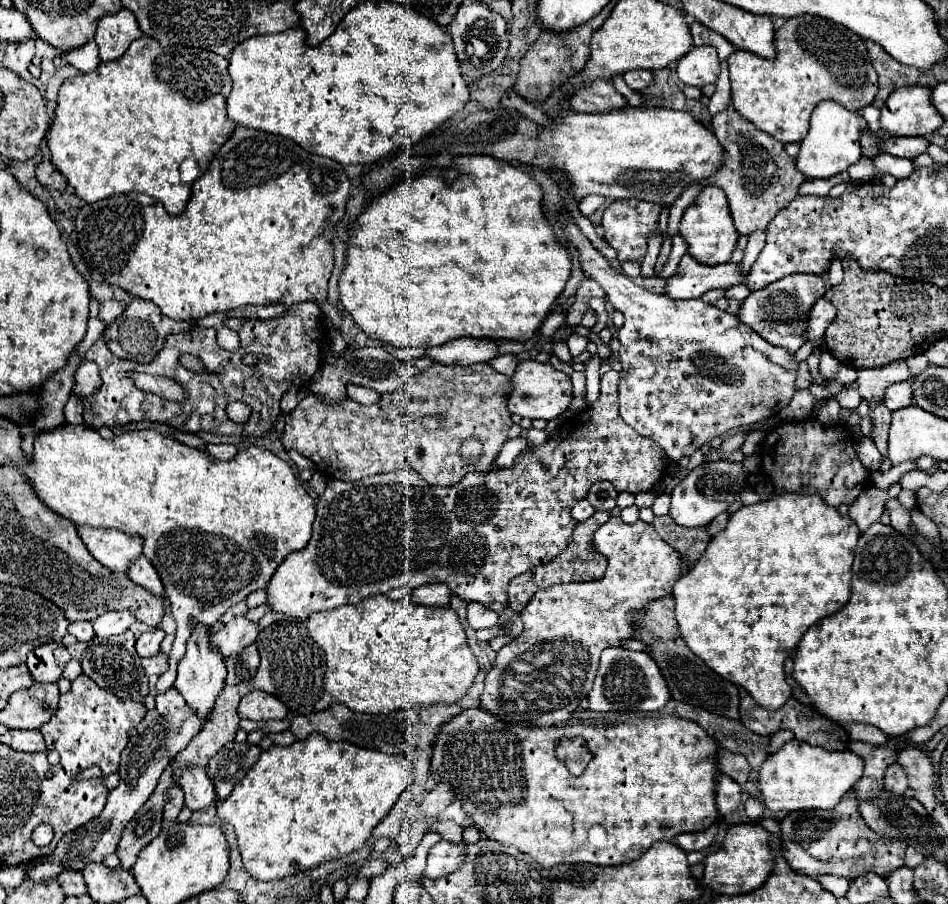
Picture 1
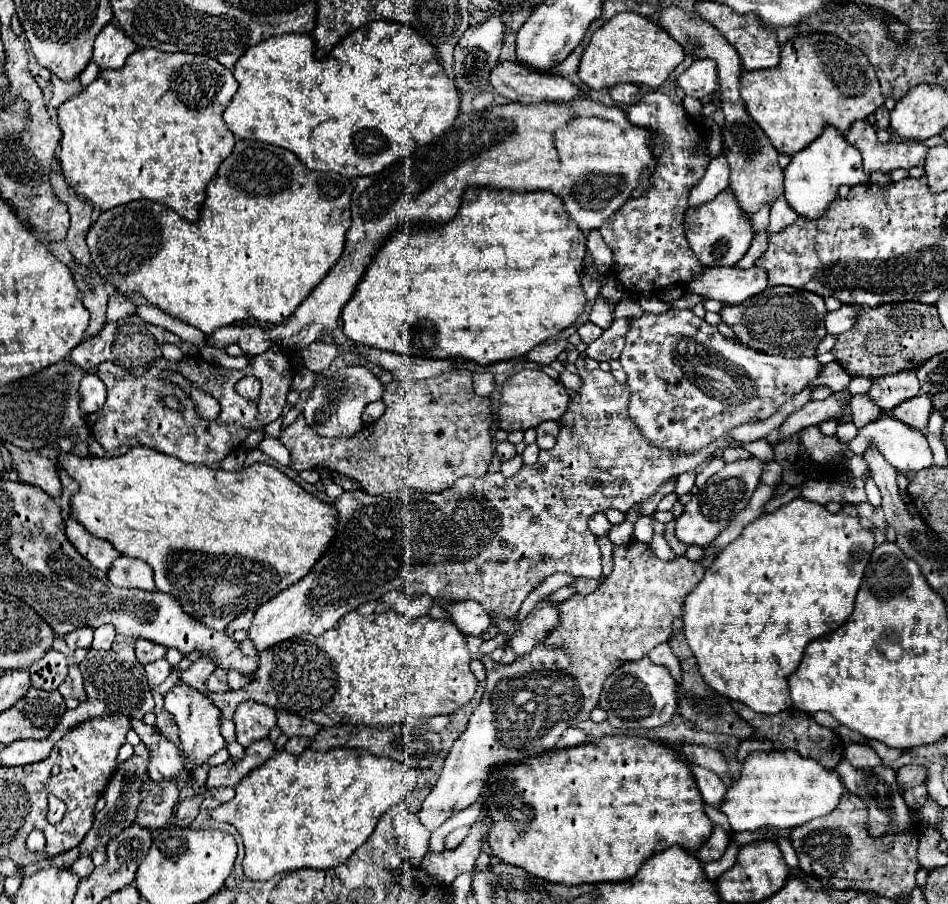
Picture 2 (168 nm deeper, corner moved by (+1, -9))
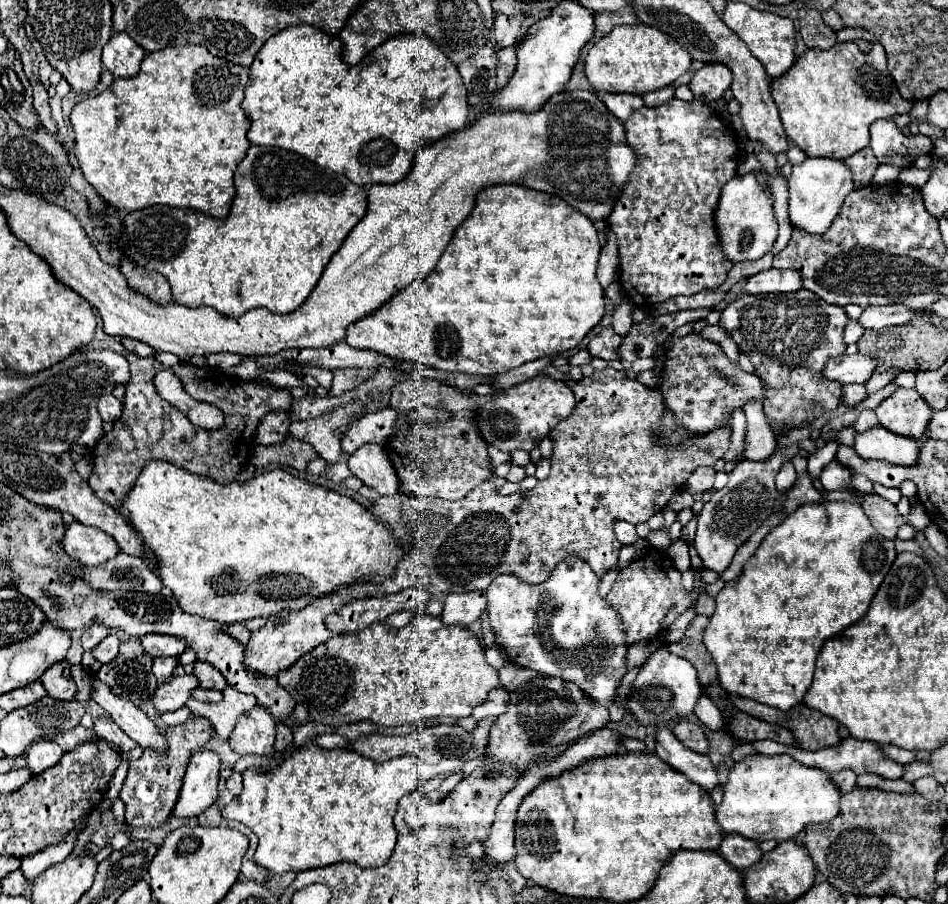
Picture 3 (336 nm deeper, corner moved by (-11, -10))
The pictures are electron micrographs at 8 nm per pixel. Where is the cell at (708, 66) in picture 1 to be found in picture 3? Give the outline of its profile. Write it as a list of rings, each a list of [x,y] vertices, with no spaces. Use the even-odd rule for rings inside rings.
[[[706,63],[700,71],[694,73],[692,81],[688,83],[690,91],[694,93],[694,99],[702,103],[712,103],[722,99],[724,91],[732,83],[732,73],[722,63]]]

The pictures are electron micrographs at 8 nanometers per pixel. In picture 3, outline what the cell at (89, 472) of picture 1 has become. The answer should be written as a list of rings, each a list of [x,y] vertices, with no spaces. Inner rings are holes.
[[[152,461],[146,465],[146,471],[142,471],[132,487],[132,491],[128,493],[122,509],[120,509],[128,521],[132,521],[134,529],[144,537],[146,547],[154,551],[156,559],[158,559],[158,575],[164,583],[164,587],[168,587],[172,591],[172,595],[176,597],[176,601],[180,601],[182,609],[186,613],[192,615],[200,615],[204,619],[214,619],[218,623],[234,623],[234,621],[248,621],[252,617],[270,617],[276,615],[284,609],[288,611],[298,611],[304,609],[310,601],[320,599],[330,595],[336,589],[354,585],[354,583],[382,583],[386,577],[392,577],[398,561],[402,561],[404,553],[406,553],[406,545],[402,545],[390,527],[386,527],[382,521],[378,521],[364,505],[356,503],[354,499],[340,495],[336,491],[324,489],[320,485],[302,481],[282,469],[274,469],[270,473],[262,473],[252,477],[250,481],[242,483],[230,483],[230,485],[218,485],[212,483],[208,477],[198,477],[192,473],[186,473],[184,469],[178,469],[176,465],[170,465],[166,461]]]

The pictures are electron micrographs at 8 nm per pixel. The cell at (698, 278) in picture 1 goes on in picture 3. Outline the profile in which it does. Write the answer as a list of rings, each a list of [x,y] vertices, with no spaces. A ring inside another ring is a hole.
[[[768,269],[754,277],[750,277],[744,285],[746,293],[758,295],[758,293],[792,293],[800,291],[802,287],[802,275],[798,271],[782,271],[782,269]]]

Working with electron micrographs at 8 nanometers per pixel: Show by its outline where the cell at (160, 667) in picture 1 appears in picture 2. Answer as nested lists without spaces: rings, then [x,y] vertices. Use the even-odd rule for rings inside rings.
[[[162,658],[162,660],[158,660],[158,662],[148,664],[148,666],[146,666],[148,684],[150,684],[150,686],[160,686],[160,684],[168,678],[170,668],[172,668],[172,666],[166,662],[166,658]]]

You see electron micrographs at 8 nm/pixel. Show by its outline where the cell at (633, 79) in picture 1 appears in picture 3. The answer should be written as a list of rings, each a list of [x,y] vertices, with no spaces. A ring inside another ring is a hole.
[[[598,93],[598,95],[602,97],[602,101],[610,109],[610,113],[614,113],[614,117],[620,121],[626,121],[630,117],[630,113],[634,113],[636,109],[640,109],[644,105],[642,97],[638,97],[638,95],[626,95],[626,93],[620,93],[620,95]]]

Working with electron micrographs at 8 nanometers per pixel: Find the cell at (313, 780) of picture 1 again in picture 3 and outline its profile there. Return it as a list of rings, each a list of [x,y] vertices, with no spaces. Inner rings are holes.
[[[306,743],[296,749],[282,765],[274,771],[260,773],[256,767],[248,767],[244,777],[244,789],[230,805],[222,809],[222,817],[240,821],[248,825],[258,837],[258,851],[254,861],[272,873],[286,871],[306,871],[316,867],[334,865],[340,861],[352,861],[360,867],[380,867],[384,865],[396,845],[396,829],[392,817],[398,807],[398,799],[418,787],[428,779],[436,777],[438,771],[414,755],[402,755],[394,761],[376,763],[350,749],[322,749],[316,743]]]

